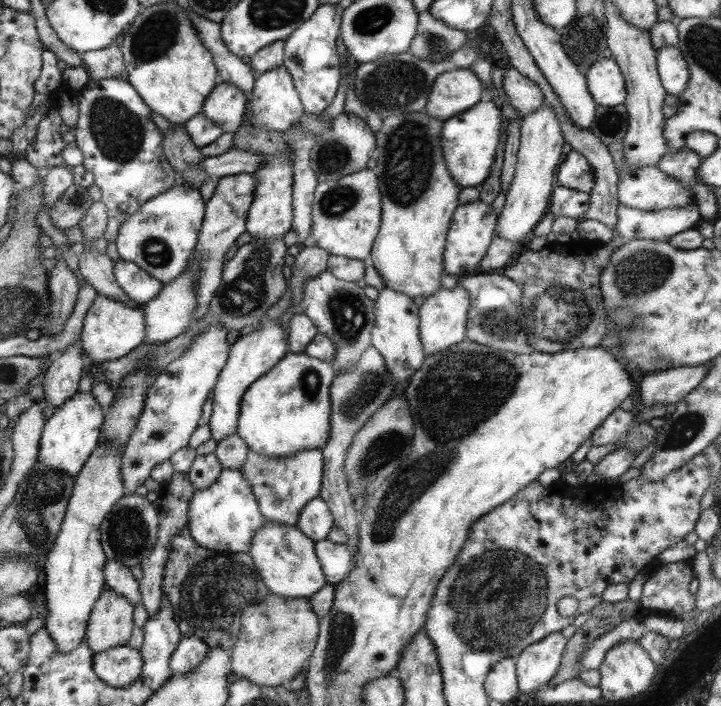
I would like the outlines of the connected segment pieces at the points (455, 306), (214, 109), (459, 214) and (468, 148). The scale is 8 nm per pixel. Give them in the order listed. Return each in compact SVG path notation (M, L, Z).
M462 286L444 288L432 294L419 307L419 333L423 342L425 354L440 352L448 346L458 345L467 338L468 314L471 311L471 298L468 290Z
M219 81L203 106L203 114L220 125L223 132L237 132L248 112L247 94L232 83Z
M481 200L459 205L451 220L450 233L447 240L447 253L444 254L444 268L448 274L474 274L480 260L483 260L490 242L494 239L494 230L497 230L496 212L490 205Z
M483 99L470 110L450 117L443 122L442 147L443 159L452 178L461 188L479 187L491 172L494 164L496 148L500 142L501 109L495 105L495 100Z

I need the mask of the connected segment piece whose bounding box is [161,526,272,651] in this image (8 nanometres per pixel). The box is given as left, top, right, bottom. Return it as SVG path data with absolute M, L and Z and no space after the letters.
M188 526L182 527L170 541L161 589L168 602L171 603L175 621L179 629L183 631L183 636L199 638L204 640L209 648L219 646L228 651L236 646L241 630L243 630L242 611L246 607L256 606L259 601L265 600L265 596L272 594L272 591L268 590L263 583L259 568L252 562L250 554L208 550L208 547L200 546L195 541Z

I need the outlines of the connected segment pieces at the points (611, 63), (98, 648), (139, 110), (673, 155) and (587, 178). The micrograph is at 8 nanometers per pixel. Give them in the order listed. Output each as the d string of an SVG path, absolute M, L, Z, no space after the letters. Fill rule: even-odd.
M615 59L595 60L586 72L587 86L598 105L618 107L627 98L626 79Z
M104 590L91 612L87 624L87 643L91 653L100 654L109 648L127 644L131 638L134 620L132 620L131 602L115 590Z
M112 77L104 78L100 82L89 81L77 93L79 119L73 130L76 137L74 144L82 151L84 168L94 174L95 184L101 190L101 202L106 205L107 227L103 238L107 243L114 243L123 223L130 220L145 202L178 184L179 176L163 150L164 133L152 121L151 107L143 101L135 86L124 78ZM119 204L129 204L129 207L124 213L118 213Z
M687 146L678 150L670 150L661 159L657 167L672 178L692 186L693 181L698 178L698 170L702 164L702 156L696 151L690 150Z
M570 149L557 174L560 186L590 193L595 188L595 174L587 158Z

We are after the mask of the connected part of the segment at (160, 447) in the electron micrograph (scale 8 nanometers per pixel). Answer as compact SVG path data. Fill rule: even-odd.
M219 323L205 328L193 338L190 348L155 376L148 387L145 409L139 418L139 424L122 451L121 474L126 495L136 492L136 488L148 480L155 466L170 460L173 454L189 446L190 437L198 428L202 404L208 400L227 364L230 353L227 333Z

